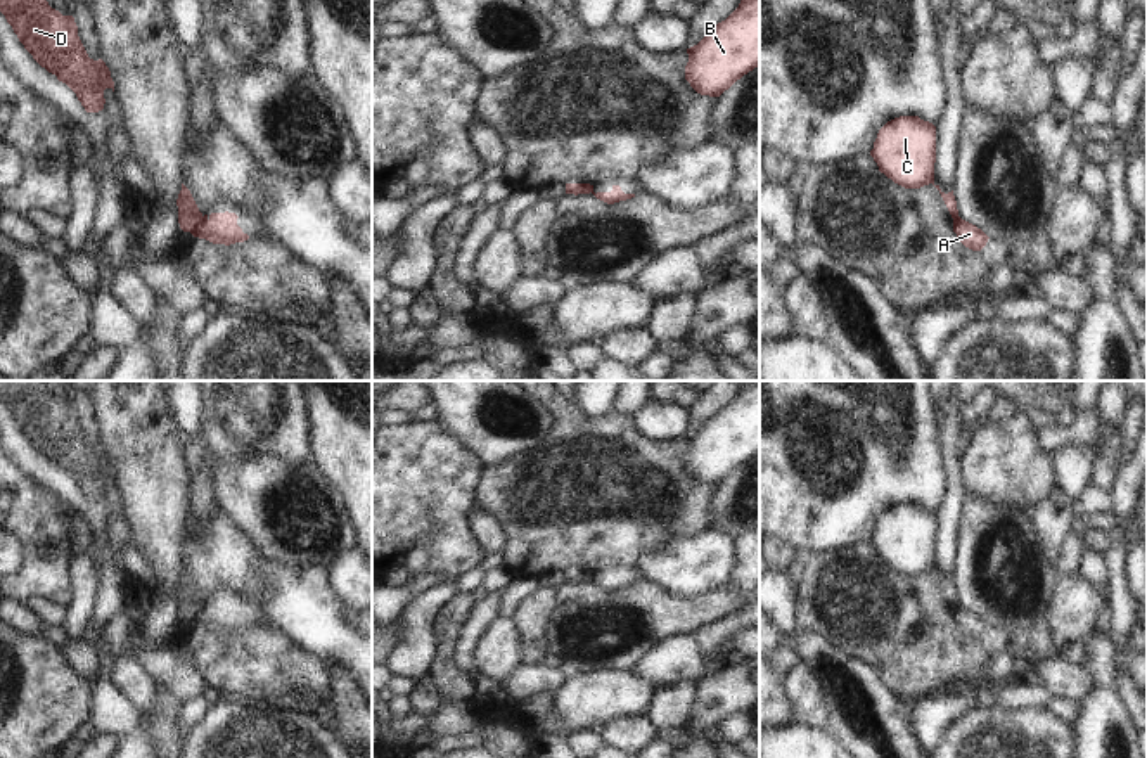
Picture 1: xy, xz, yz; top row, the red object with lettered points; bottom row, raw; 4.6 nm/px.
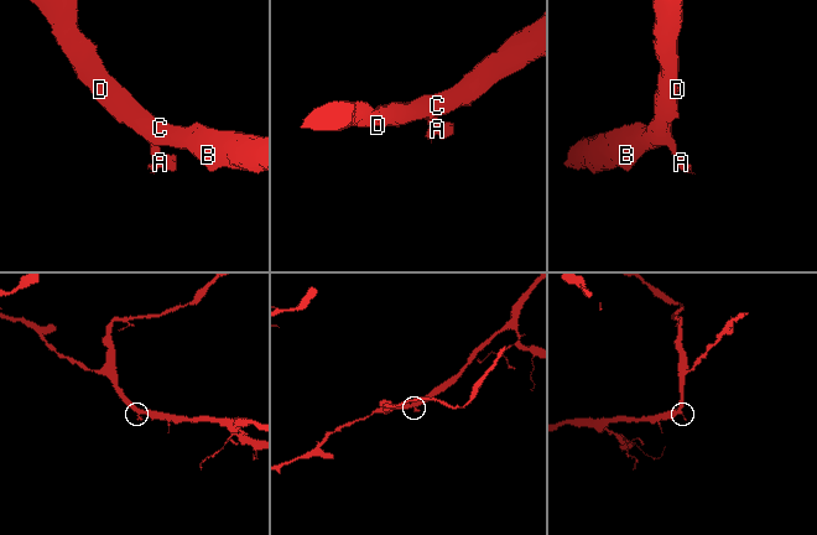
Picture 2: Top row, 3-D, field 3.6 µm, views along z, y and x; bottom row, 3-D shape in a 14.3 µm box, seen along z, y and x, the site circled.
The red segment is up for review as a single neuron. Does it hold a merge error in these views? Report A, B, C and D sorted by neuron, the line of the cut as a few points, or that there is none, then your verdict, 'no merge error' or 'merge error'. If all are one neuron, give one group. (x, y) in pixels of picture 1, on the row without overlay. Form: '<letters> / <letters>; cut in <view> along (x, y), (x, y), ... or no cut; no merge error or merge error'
A / B C D; cut in xy along (203, 604), (189, 618); merge error

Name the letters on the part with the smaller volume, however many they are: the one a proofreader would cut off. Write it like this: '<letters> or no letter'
A

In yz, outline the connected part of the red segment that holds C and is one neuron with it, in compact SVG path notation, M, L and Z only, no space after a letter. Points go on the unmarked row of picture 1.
M900 504L887 509L879 517L870 543L877 550L881 561L905 576L920 576L932 571L939 578L952 606L955 607L958 604L953 578L945 581L939 573L934 571L936 514L932 511L924 509L919 504Z

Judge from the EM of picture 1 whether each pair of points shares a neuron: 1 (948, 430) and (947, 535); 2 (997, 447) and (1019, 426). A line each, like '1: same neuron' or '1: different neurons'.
1: same neuron
2: same neuron

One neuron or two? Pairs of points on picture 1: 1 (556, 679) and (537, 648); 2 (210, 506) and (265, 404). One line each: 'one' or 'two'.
1: two
2: one

